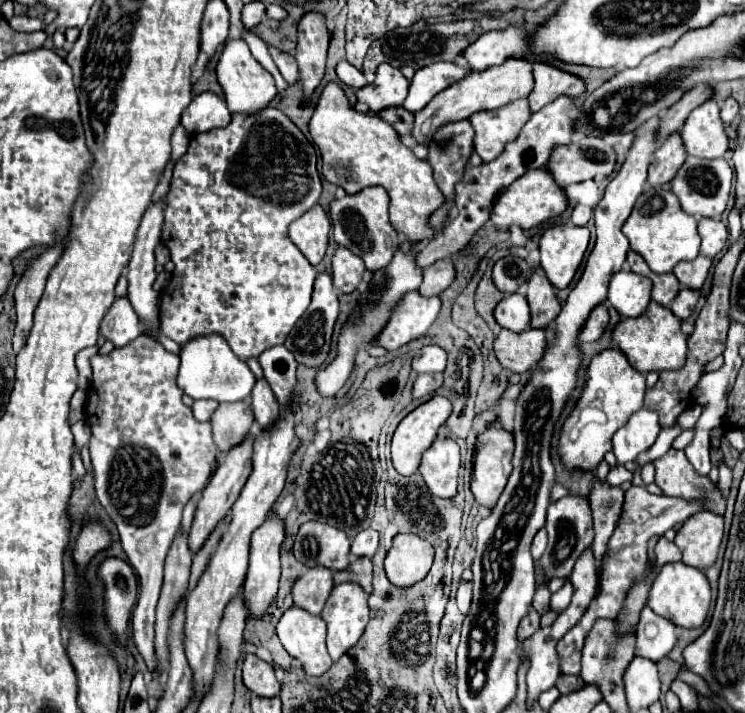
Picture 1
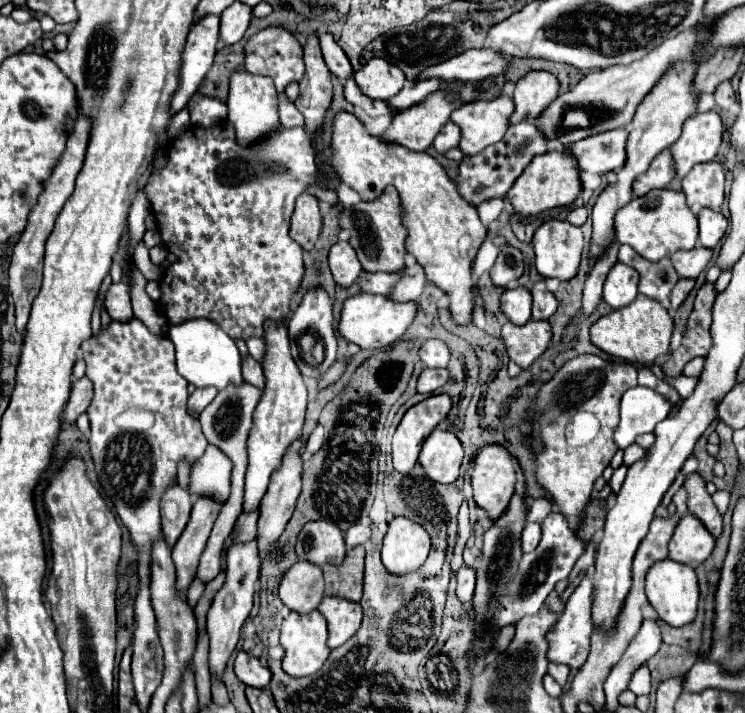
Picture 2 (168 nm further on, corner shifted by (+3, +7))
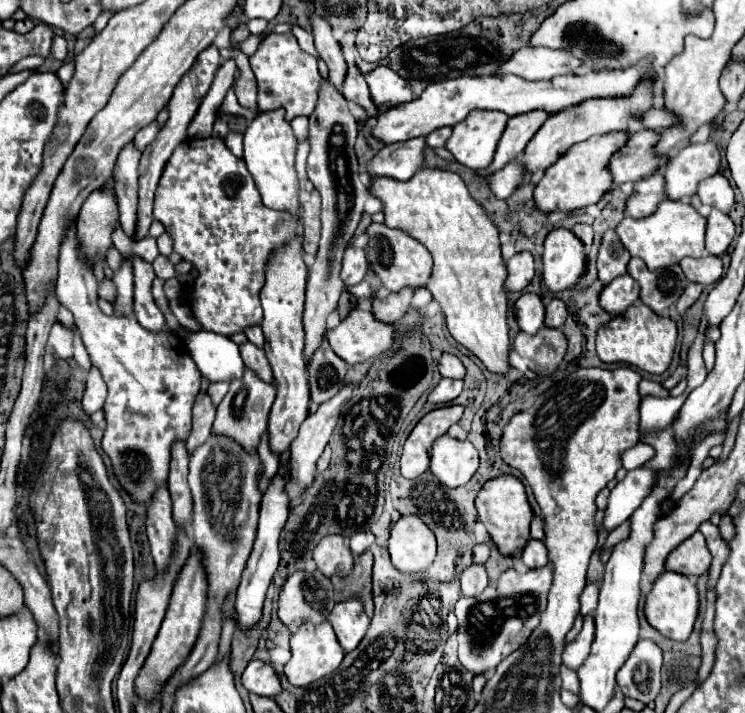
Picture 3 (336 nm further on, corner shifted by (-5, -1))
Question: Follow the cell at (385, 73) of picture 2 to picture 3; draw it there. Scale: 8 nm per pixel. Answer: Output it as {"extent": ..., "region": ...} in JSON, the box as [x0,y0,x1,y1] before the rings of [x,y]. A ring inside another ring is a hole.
{"extent":[365,66,413,112],"region":[[[377,66],[365,78],[371,90],[371,100],[375,102],[375,108],[379,112],[413,100],[411,86],[407,84],[407,80],[403,80],[397,72],[387,66]]]}

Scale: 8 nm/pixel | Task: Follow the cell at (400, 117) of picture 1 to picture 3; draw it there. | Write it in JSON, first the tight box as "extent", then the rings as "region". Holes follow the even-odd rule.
{"extent":[341,62,379,118],"region":[[[353,62],[347,68],[347,76],[345,76],[341,94],[345,96],[345,100],[359,104],[371,118],[377,118],[379,112],[377,112],[377,108],[375,108],[375,104],[373,104],[373,100],[369,96],[369,88],[367,88],[365,76],[357,68],[357,64],[353,64]]]}

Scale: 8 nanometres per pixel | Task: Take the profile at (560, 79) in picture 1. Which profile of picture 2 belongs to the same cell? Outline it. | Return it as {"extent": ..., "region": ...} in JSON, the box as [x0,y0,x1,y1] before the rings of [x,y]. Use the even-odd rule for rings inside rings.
{"extent":[511,70,559,124],"region":[[[531,70],[527,72],[513,90],[513,102],[515,112],[511,116],[511,124],[517,124],[521,120],[539,118],[543,110],[559,96],[559,80],[545,72],[545,70]]]}

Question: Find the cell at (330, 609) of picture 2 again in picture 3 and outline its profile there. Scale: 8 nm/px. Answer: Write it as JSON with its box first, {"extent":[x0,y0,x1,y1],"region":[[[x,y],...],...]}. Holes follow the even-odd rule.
{"extent":[327,598,371,652],"region":[[[351,598],[347,602],[337,602],[327,620],[335,628],[337,640],[345,652],[357,648],[371,622],[363,610],[363,602],[357,598]]]}

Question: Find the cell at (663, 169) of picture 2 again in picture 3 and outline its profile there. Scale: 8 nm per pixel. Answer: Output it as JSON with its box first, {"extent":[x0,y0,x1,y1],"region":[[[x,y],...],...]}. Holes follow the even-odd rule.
{"extent":[625,172,665,218],"region":[[[655,172],[653,176],[635,182],[633,194],[627,198],[625,212],[631,218],[647,218],[647,216],[651,216],[655,212],[657,204],[665,198],[663,184],[665,184],[663,182],[663,172]]]}

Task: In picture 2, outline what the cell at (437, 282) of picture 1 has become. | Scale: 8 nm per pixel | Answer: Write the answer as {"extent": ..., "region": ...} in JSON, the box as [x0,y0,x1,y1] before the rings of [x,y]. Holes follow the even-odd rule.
{"extent":[389,264,427,302],"region":[[[413,264],[413,266],[407,266],[407,272],[403,272],[403,280],[397,282],[397,286],[391,290],[389,296],[397,302],[417,300],[425,286],[427,286],[427,276],[423,272],[423,266]]]}

